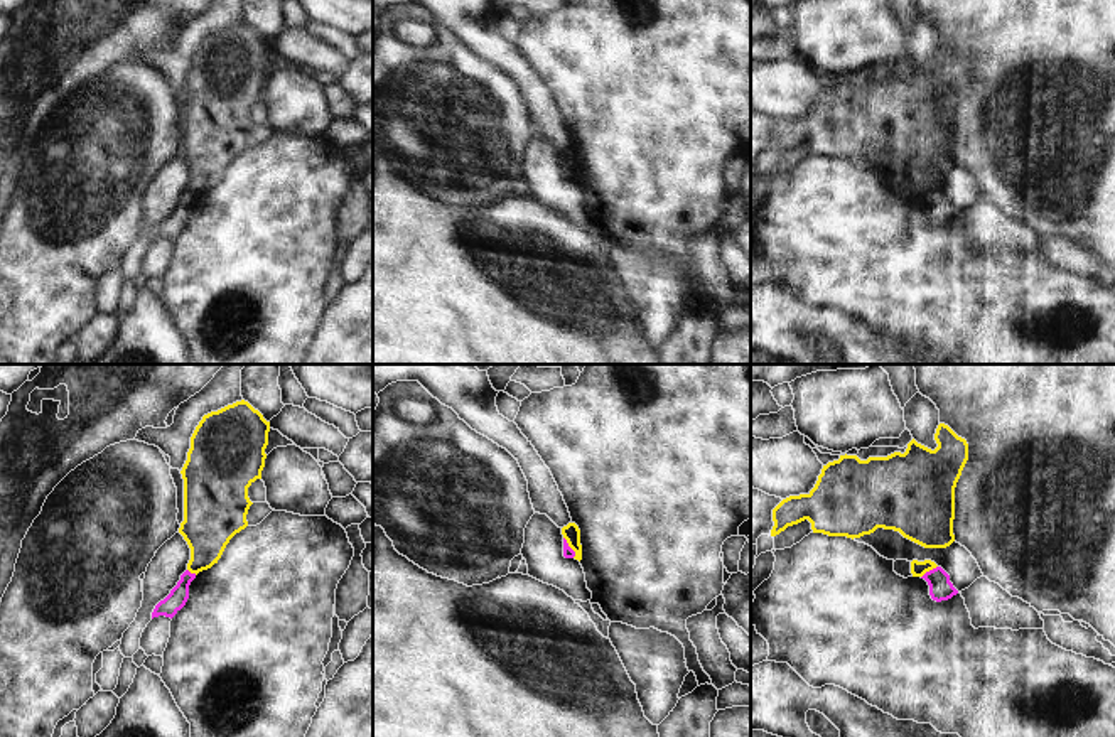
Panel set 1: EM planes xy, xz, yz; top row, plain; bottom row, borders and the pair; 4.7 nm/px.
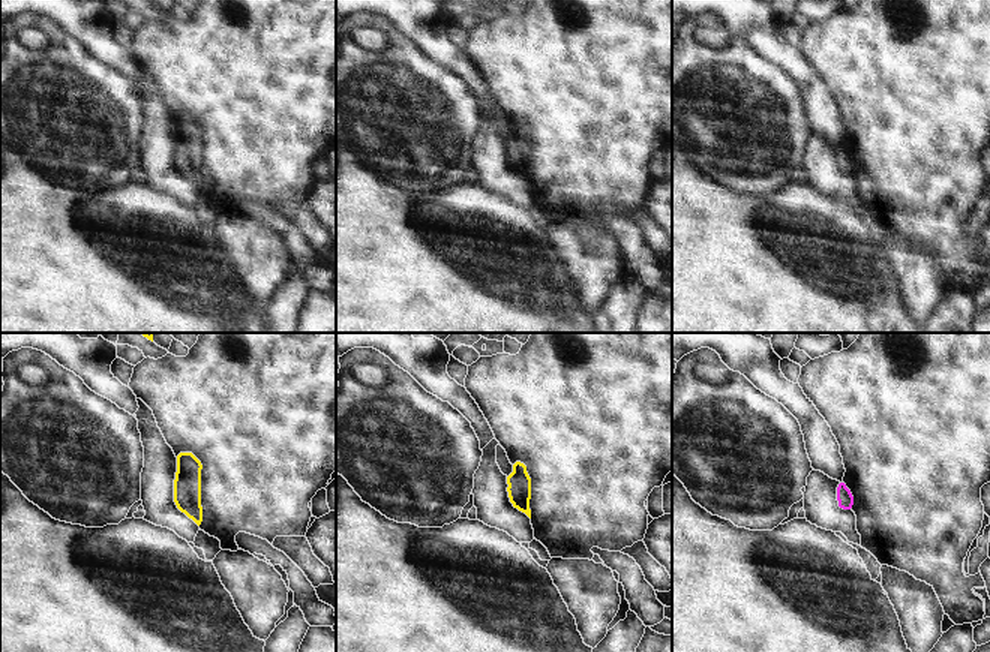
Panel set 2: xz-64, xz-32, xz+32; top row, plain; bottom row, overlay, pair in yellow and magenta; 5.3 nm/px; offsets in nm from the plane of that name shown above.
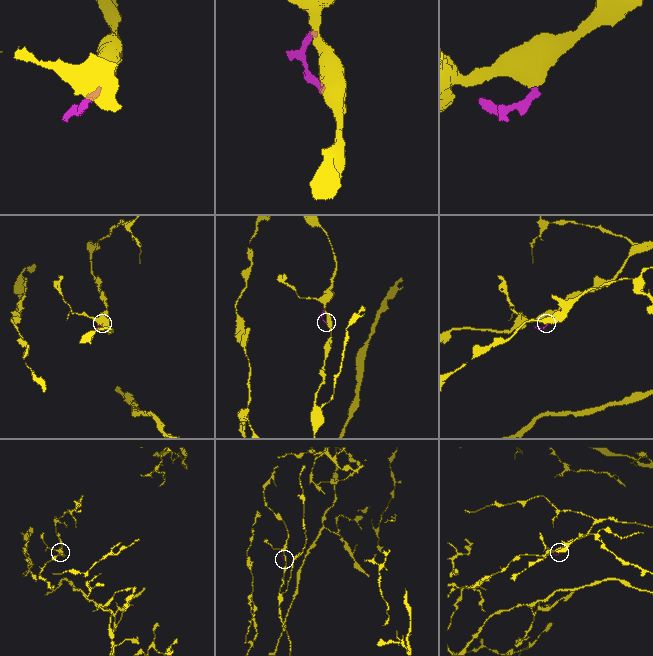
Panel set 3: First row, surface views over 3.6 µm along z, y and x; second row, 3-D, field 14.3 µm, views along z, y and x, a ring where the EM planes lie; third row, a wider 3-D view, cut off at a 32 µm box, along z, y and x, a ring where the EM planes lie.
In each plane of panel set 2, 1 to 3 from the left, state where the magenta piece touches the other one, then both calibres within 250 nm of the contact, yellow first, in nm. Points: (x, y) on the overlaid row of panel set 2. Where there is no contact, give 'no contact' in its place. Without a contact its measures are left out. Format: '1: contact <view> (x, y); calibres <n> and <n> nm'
1: no contact
2: no contact
3: no contact

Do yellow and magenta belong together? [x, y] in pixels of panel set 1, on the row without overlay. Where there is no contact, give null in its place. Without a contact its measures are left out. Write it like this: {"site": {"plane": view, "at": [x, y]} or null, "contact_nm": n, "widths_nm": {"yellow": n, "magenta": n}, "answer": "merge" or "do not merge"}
{"site": {"plane": "yz", "at": [928, 193]}, "contact_nm": 100, "widths_nm": {"yellow": 80, "magenta": 110}, "answer": "do not merge"}

